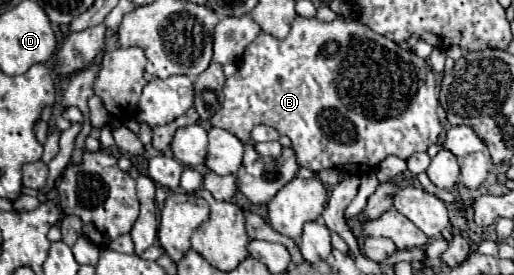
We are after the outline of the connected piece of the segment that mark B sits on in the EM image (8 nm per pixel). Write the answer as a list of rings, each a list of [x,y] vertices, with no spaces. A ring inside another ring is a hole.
[[[296,17],[286,39],[276,39],[260,31],[260,35],[246,47],[238,73],[234,73],[224,85],[222,109],[210,119],[210,123],[212,127],[234,133],[244,143],[250,139],[250,131],[256,125],[272,125],[282,135],[290,137],[298,165],[310,171],[334,167],[342,173],[362,175],[378,167],[388,155],[406,161],[414,153],[426,151],[432,143],[438,143],[438,135],[442,133],[436,115],[438,97],[434,73],[418,55],[414,55],[412,63],[412,55],[412,51],[402,49],[398,43],[366,29],[360,21],[336,17],[326,23],[316,17]]]

